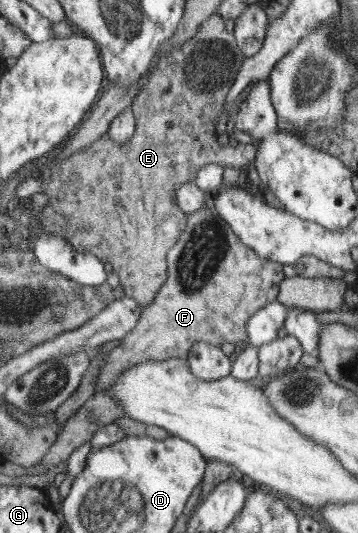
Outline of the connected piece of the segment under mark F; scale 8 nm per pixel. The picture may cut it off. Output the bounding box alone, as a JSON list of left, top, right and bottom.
[99,202,286,392]

